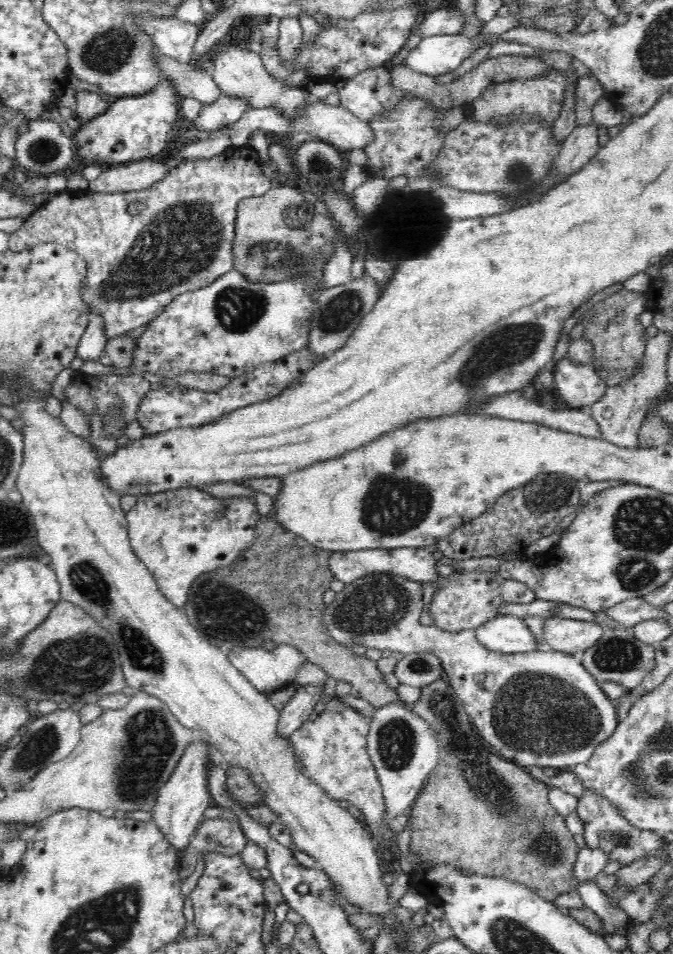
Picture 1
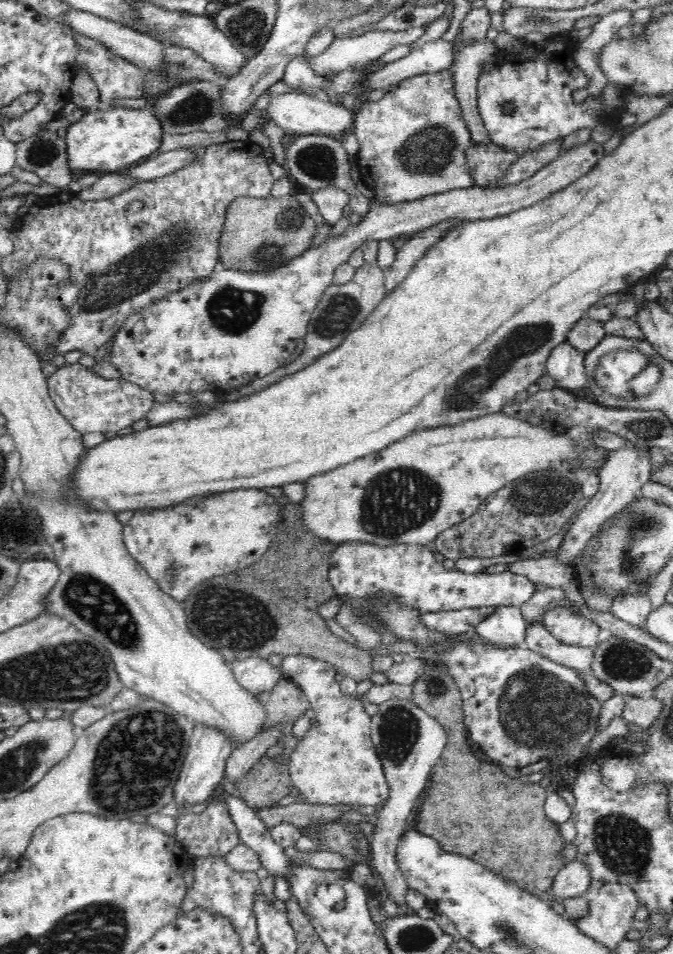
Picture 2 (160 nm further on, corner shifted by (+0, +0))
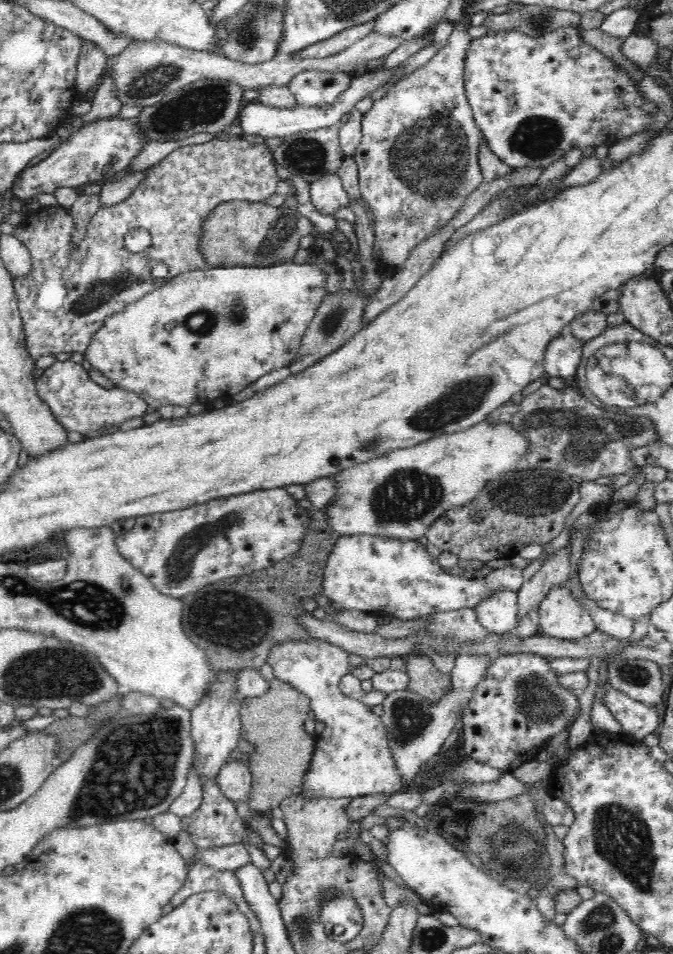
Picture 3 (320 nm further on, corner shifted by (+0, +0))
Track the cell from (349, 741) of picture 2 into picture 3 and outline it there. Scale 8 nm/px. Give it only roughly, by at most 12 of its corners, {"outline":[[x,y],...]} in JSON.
{"outline":[[284,642],[275,678],[307,694],[305,800],[404,790],[381,717],[340,690],[348,655]]}

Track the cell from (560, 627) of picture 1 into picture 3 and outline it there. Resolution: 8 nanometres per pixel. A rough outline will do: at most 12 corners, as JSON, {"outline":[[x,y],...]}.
{"outline":[[560,584],[539,604],[540,634],[580,640],[593,618]]}

